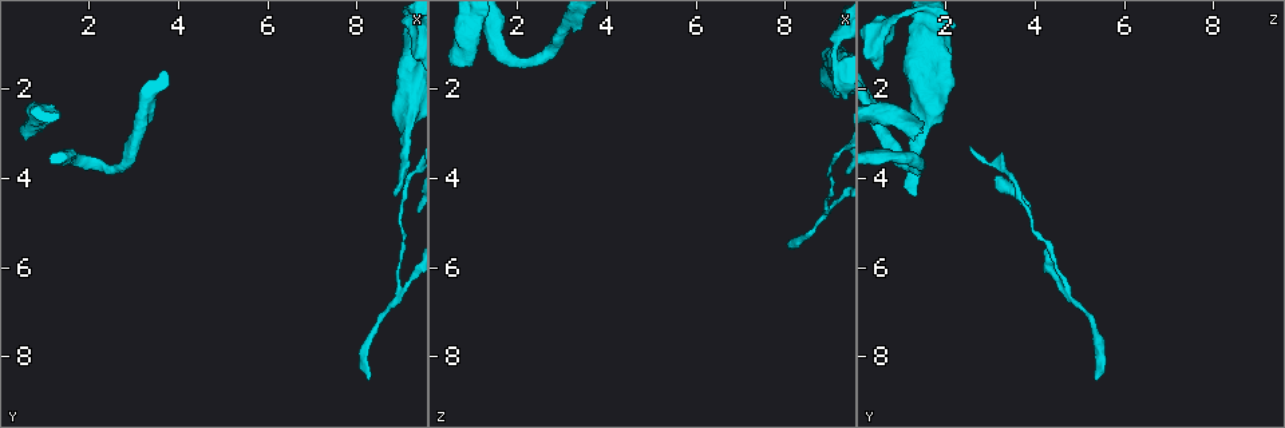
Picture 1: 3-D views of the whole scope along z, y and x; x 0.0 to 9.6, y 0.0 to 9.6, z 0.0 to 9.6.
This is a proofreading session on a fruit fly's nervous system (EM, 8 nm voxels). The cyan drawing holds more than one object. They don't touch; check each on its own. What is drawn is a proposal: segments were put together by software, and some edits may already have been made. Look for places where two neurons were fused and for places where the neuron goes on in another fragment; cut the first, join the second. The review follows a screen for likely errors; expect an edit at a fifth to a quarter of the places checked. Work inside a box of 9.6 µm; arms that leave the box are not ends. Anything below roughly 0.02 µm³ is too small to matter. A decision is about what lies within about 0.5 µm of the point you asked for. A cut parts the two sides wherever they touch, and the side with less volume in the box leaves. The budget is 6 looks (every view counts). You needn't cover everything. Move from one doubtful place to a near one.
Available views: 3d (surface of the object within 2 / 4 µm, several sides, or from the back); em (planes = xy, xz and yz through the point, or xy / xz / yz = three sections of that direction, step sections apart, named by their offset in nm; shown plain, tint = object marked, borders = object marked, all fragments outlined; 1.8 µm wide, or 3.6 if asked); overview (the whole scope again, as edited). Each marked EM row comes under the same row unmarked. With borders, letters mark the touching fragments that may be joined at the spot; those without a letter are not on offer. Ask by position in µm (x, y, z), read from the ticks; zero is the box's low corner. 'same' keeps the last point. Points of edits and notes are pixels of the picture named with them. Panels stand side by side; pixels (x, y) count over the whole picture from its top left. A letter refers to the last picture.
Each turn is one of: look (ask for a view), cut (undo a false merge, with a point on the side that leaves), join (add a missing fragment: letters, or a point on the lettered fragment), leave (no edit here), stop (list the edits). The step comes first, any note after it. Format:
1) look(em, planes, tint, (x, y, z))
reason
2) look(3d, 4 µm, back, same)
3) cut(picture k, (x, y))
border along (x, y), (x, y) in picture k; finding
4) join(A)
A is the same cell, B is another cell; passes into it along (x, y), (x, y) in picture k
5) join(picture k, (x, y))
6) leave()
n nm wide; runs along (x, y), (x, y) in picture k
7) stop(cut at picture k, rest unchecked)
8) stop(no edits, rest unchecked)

look(3d, 4 µm, (8.30, 8.50, 5.35))
branch stops here

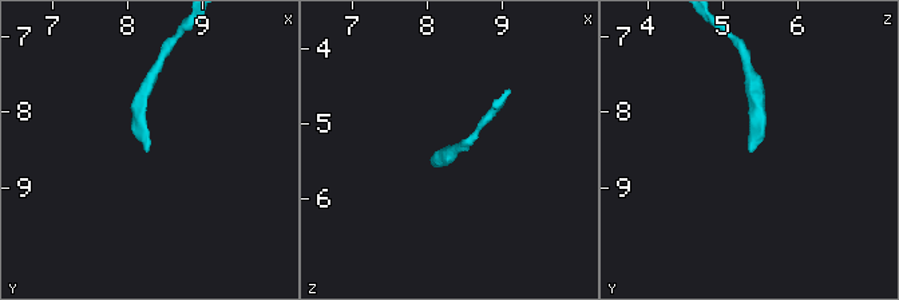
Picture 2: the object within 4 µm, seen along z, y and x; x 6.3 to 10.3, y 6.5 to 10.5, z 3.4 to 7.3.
look(em, yz, step 4, borders, (8.30, 8.50, 5.35))
now the EM

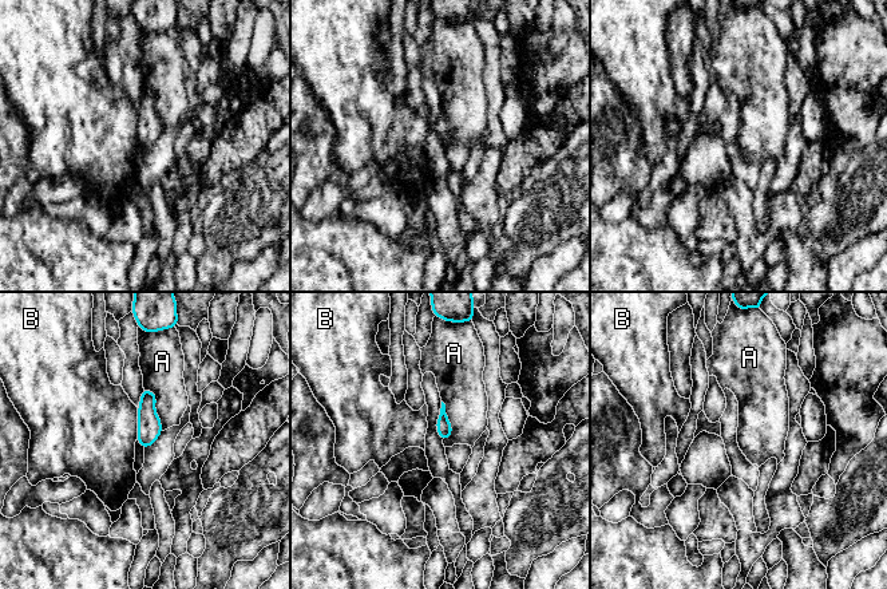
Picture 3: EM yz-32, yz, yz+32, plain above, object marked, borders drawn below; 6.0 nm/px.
leave()
90 nm wide; A touches over 280 nm; A and B are other cells; none of them fits

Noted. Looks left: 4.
look(3d, 2 µm, (8.95, 6.35, 4.65))
two arms in line, one across

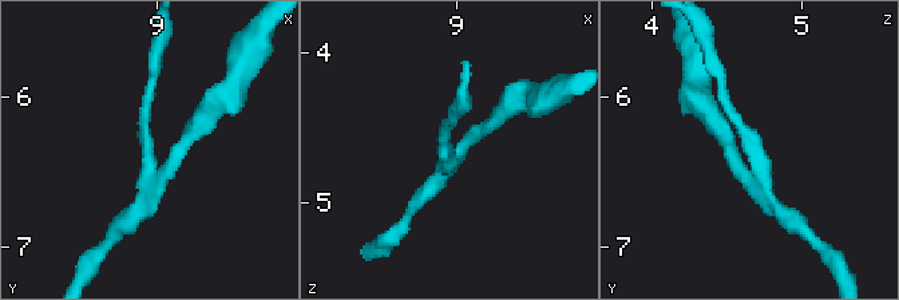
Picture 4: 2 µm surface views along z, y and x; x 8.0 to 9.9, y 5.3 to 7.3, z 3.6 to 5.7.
look(em, planes, tint, (8.96, 6.36, 4.64))
3 arms

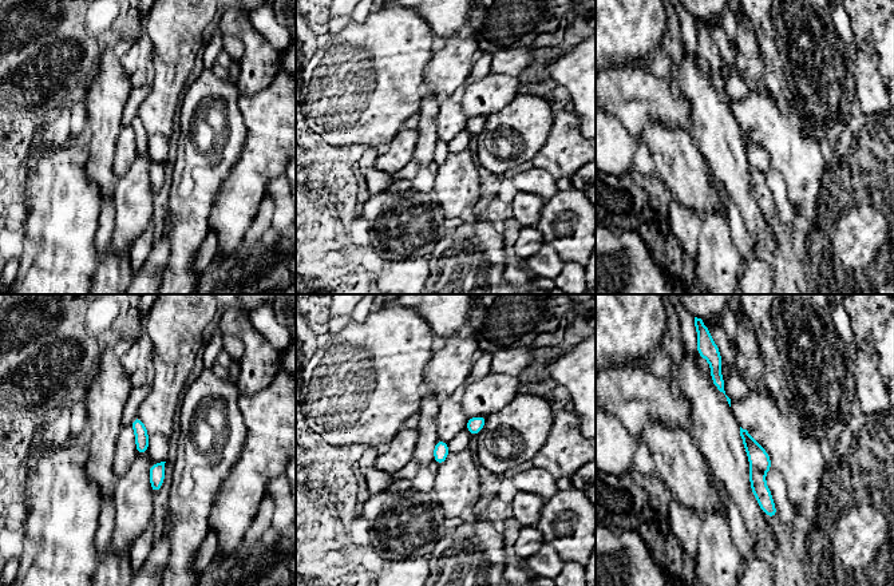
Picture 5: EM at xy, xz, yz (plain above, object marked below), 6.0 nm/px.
look(em, planes, borders, same)
see the neighbours

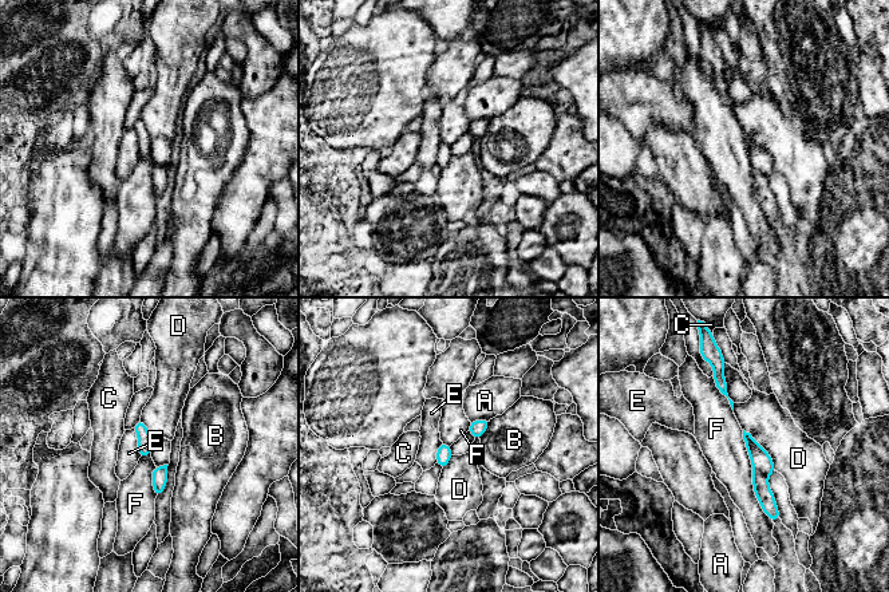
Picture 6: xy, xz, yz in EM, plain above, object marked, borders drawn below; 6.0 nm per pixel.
cut(picture 6, (762, 490))
F touches over 550 nm; A, B, C, D, E and F are other cells; border along (754, 469), (766, 478) in picture 6; a second neuron is stuck on

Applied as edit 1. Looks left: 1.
stop(cut at picture 6, rest unchecked)

